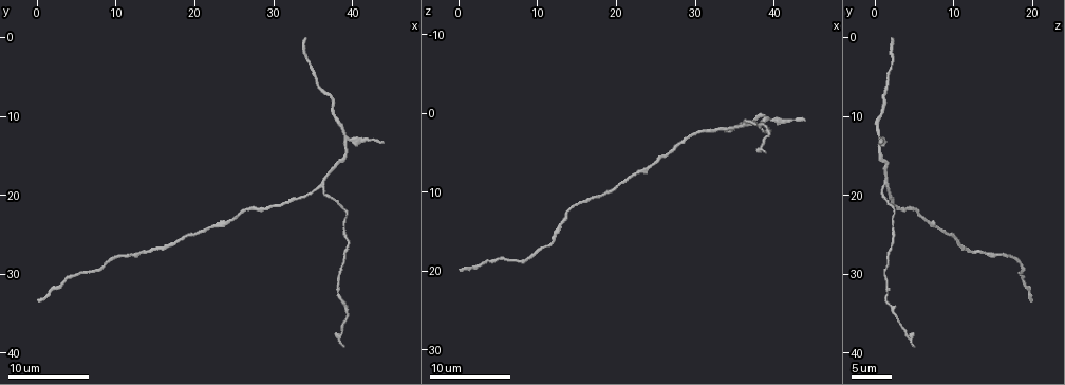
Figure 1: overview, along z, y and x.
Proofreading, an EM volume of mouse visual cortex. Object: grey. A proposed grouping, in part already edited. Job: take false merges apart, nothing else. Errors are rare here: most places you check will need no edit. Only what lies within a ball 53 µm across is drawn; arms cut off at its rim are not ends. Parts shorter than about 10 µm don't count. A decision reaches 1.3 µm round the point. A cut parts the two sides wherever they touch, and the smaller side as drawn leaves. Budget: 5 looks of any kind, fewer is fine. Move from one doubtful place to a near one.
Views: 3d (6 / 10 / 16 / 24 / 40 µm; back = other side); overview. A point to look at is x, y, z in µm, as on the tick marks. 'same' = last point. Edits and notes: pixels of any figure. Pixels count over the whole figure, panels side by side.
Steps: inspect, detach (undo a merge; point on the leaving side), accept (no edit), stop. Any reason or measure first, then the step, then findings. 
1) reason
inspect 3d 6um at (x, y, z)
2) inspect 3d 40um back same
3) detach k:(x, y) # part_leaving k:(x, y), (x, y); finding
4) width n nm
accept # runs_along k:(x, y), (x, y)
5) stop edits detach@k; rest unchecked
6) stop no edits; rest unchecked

arms part here
inspect 3d 6um at (36.5, 18.5, 1.5)

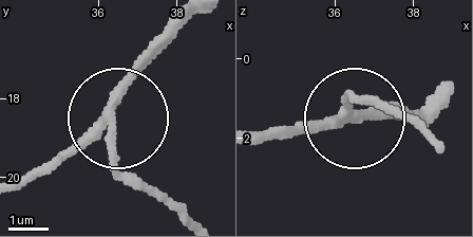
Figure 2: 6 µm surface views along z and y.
arms 3
accept # continuous, no second neuron

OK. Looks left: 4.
sudden change in width
inspect 3d 10um at (15.5, 27.0, 11.5)

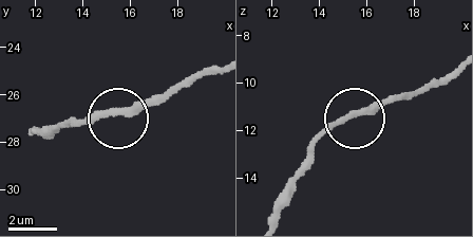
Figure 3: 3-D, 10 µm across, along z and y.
width 290 nm
accept # runs_along 3:(451, 70), (342, 121), (302, 159); one neuron here

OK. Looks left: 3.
inspect 3d 10um at (27.0, 21.5, 5.0)

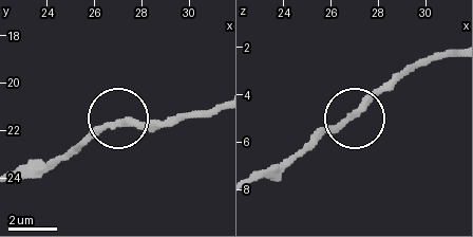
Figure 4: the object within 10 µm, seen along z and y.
accept # all the same neuron

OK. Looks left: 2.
stop no edits; rest unchecked

